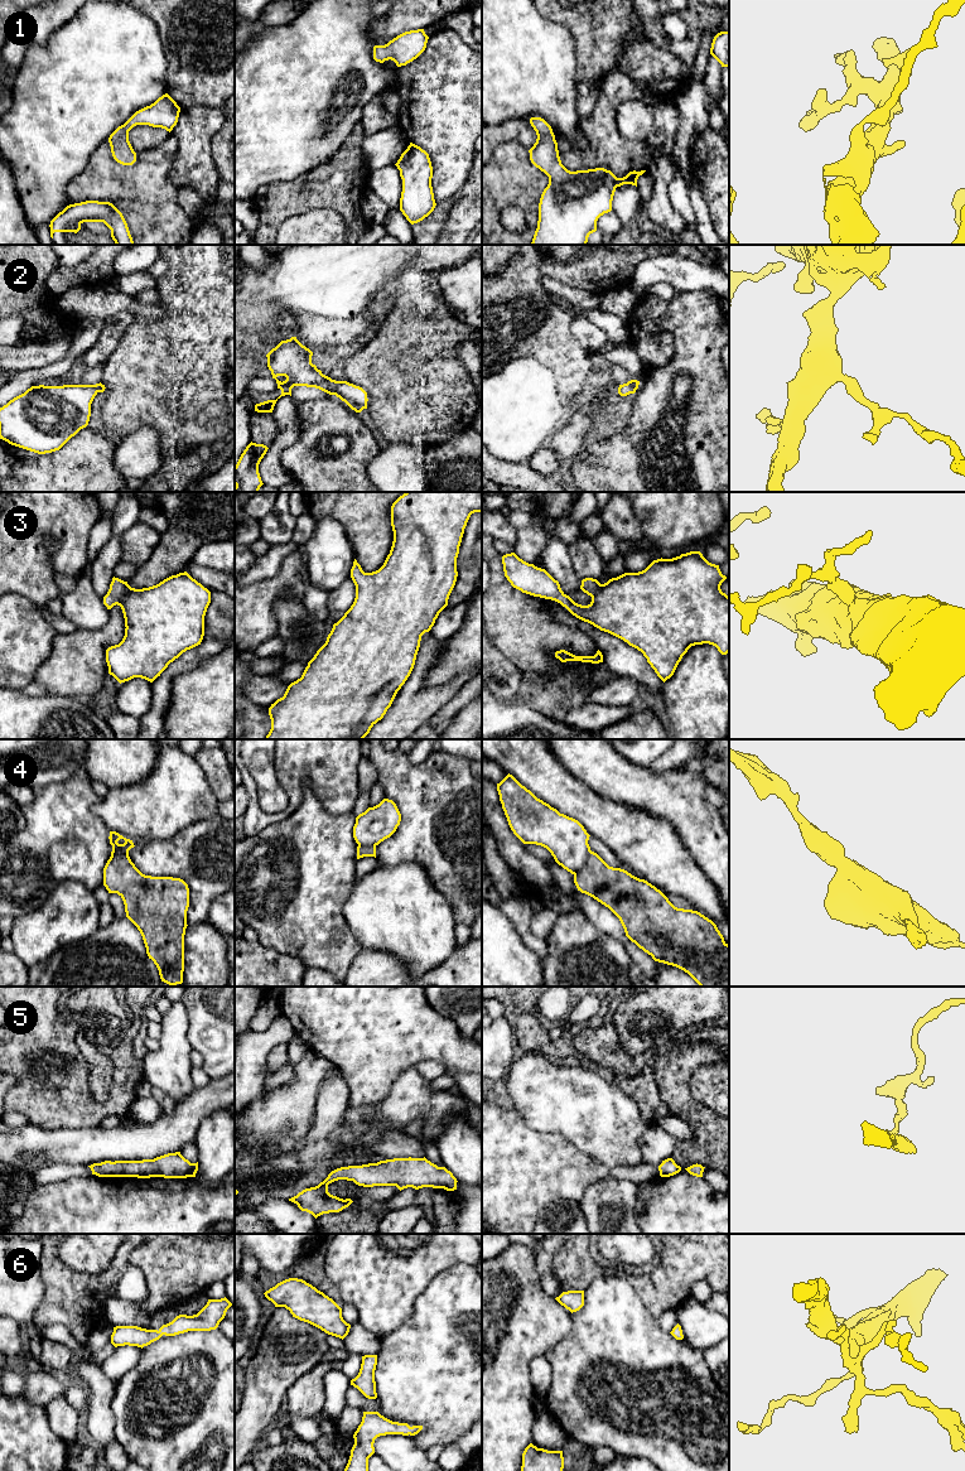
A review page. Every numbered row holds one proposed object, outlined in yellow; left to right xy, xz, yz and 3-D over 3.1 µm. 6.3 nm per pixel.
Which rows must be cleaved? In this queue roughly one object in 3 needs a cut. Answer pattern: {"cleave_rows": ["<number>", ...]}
{"cleave_rows": ["4"]}

